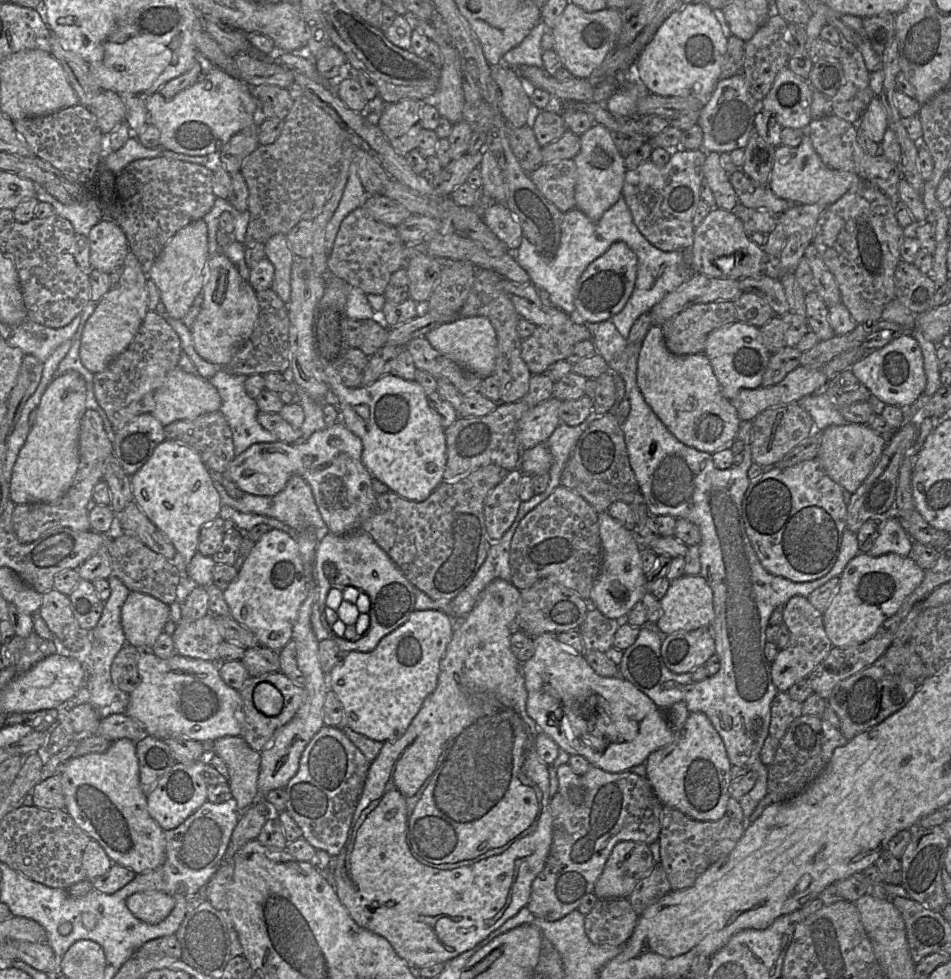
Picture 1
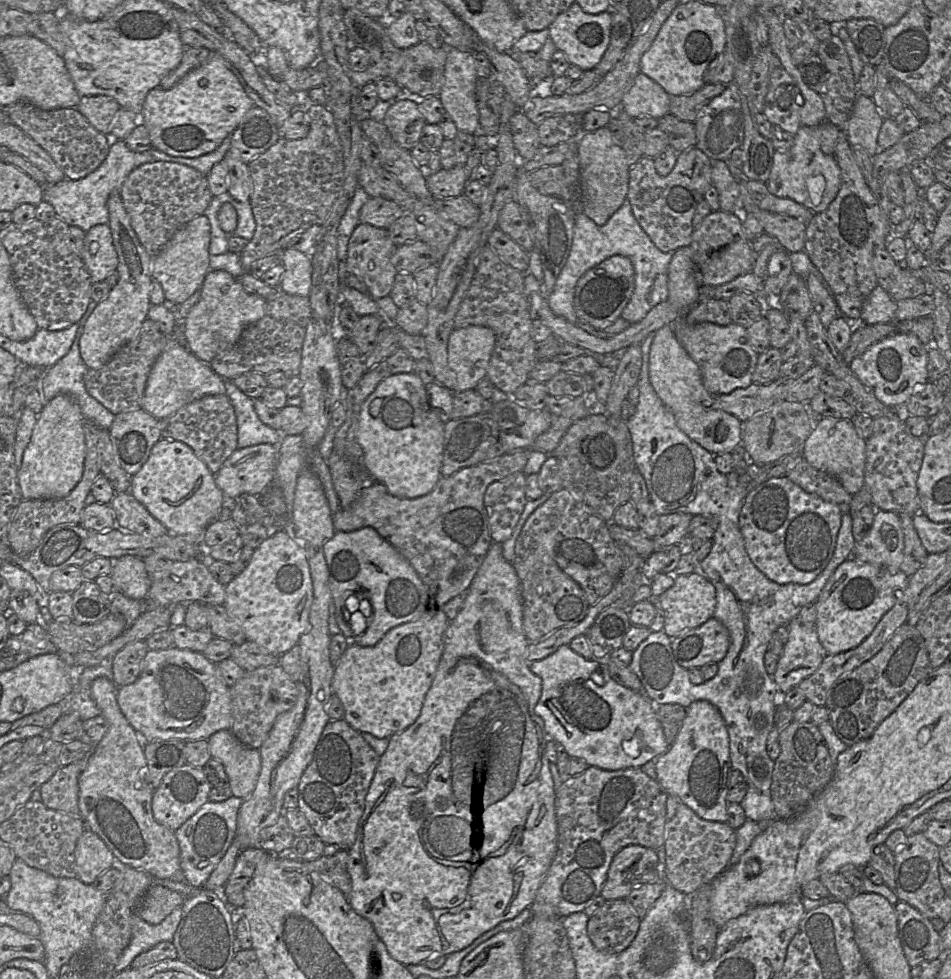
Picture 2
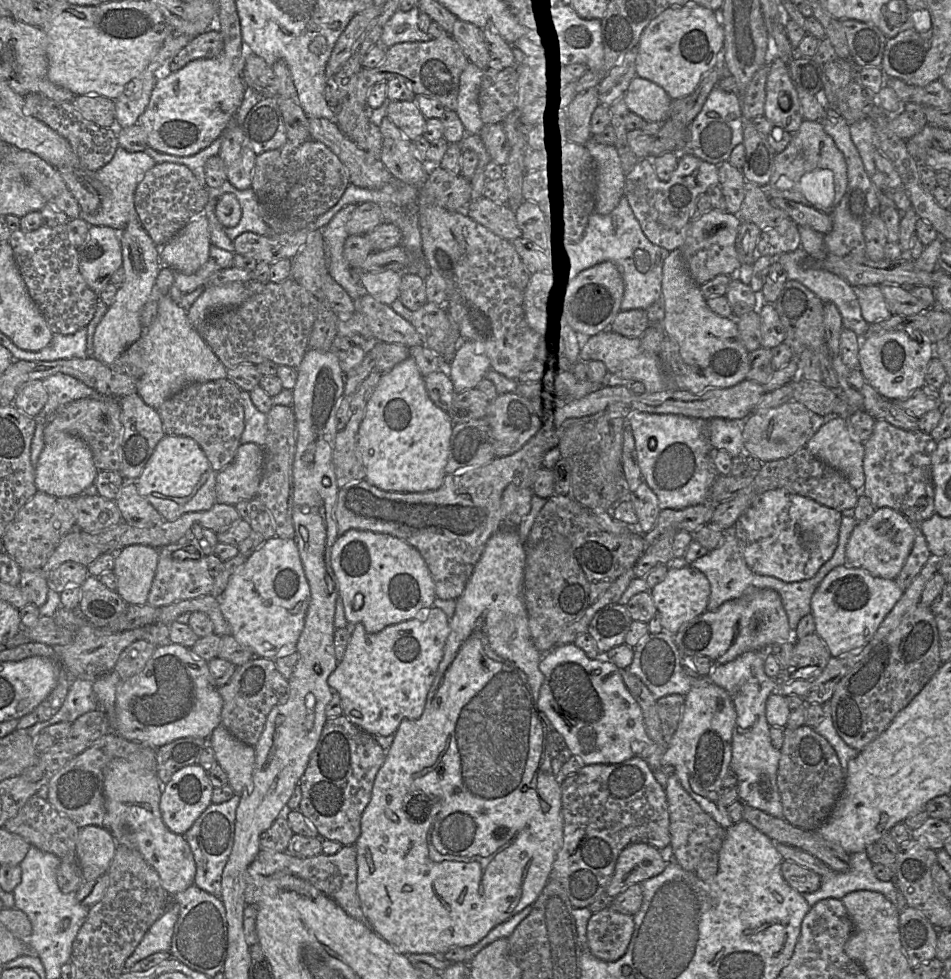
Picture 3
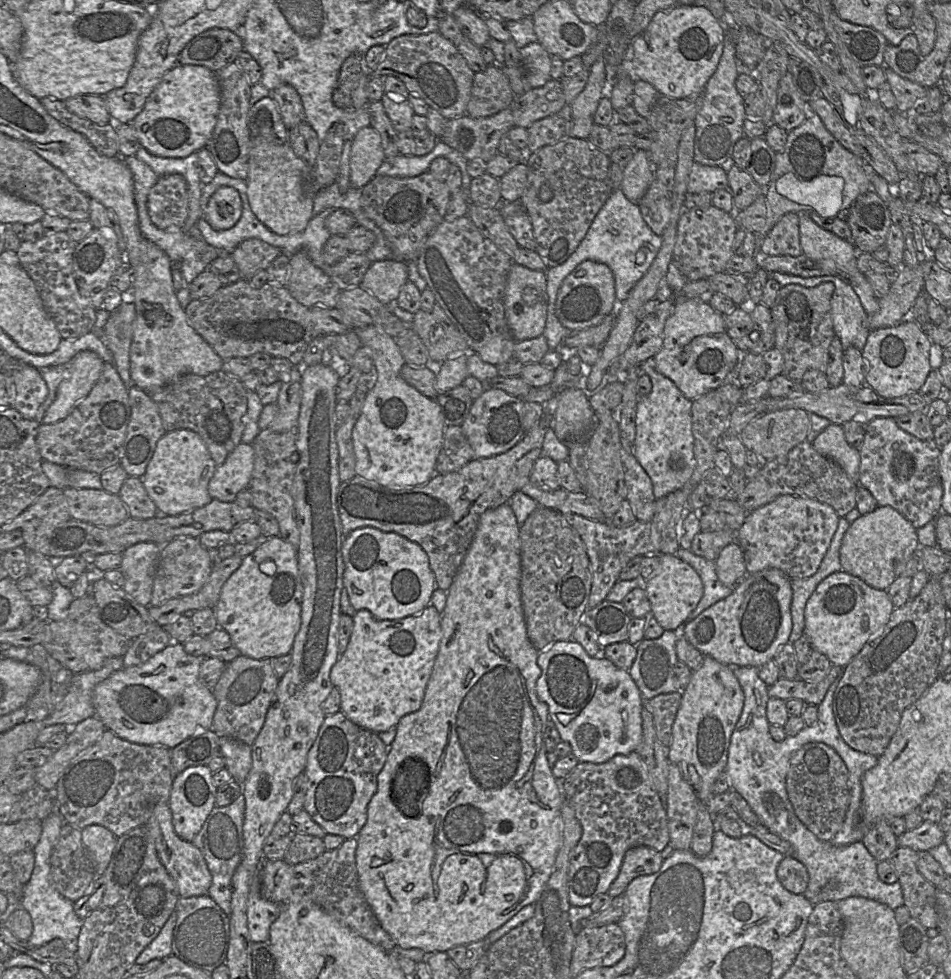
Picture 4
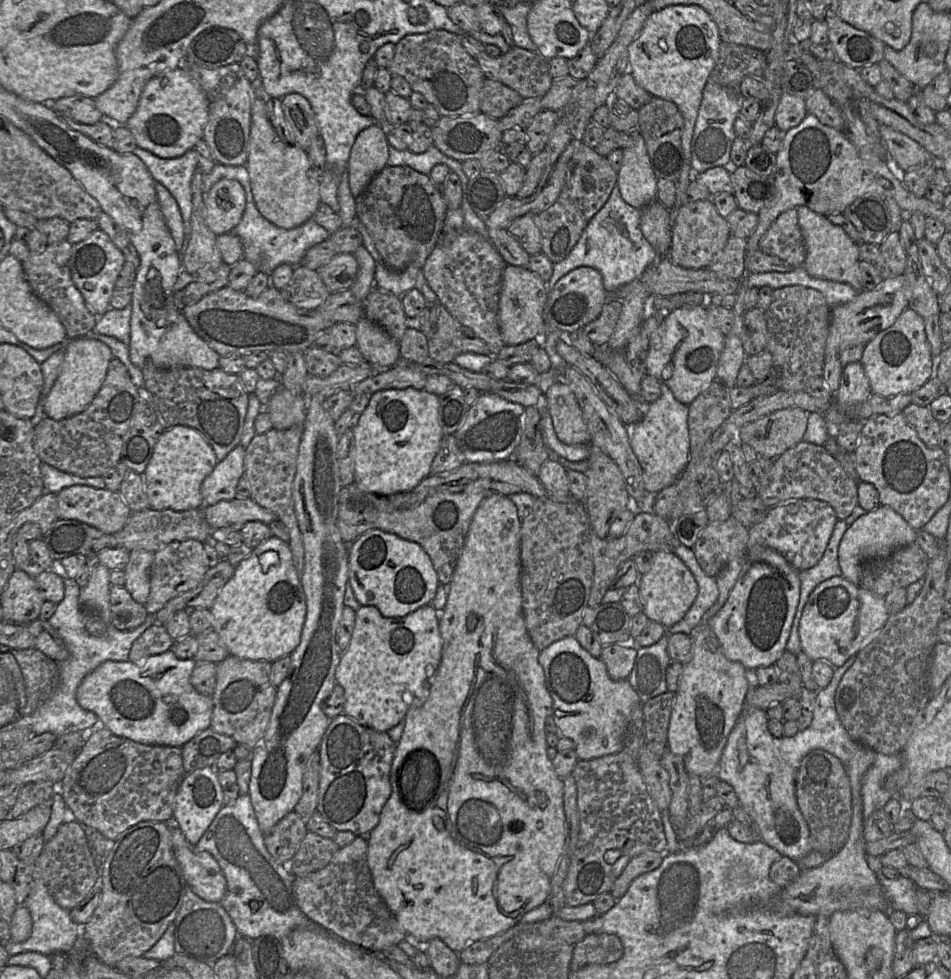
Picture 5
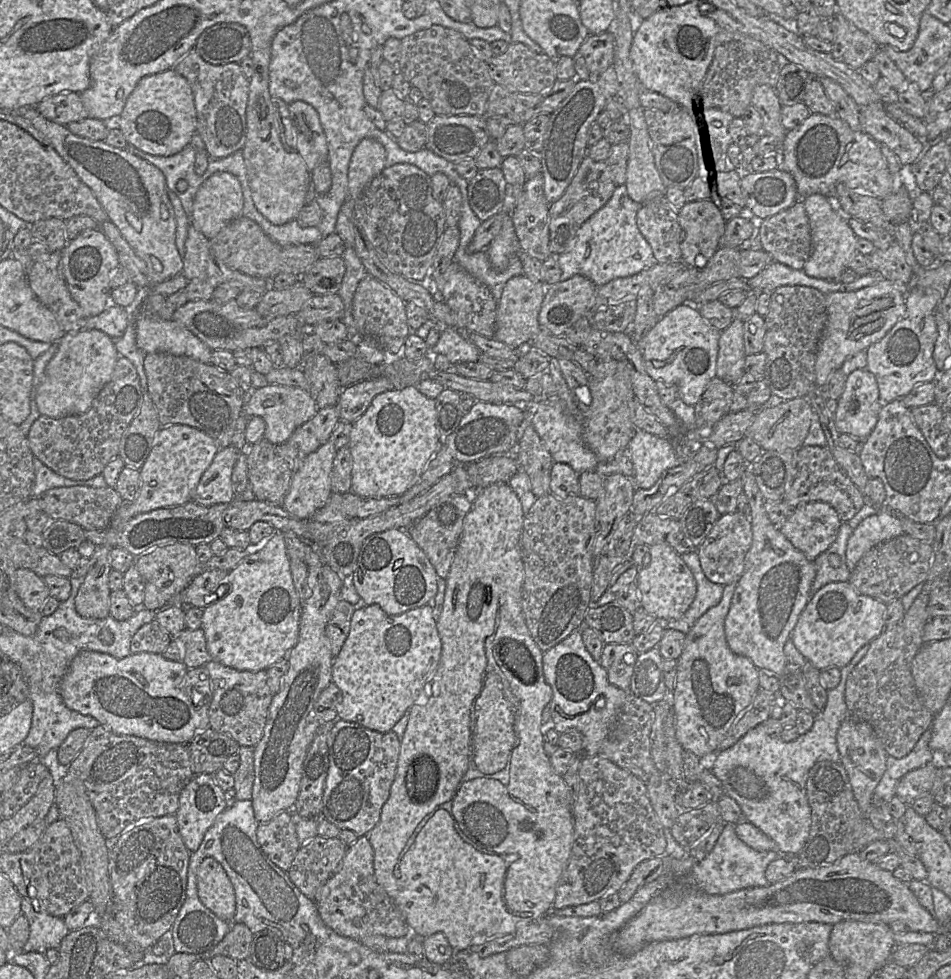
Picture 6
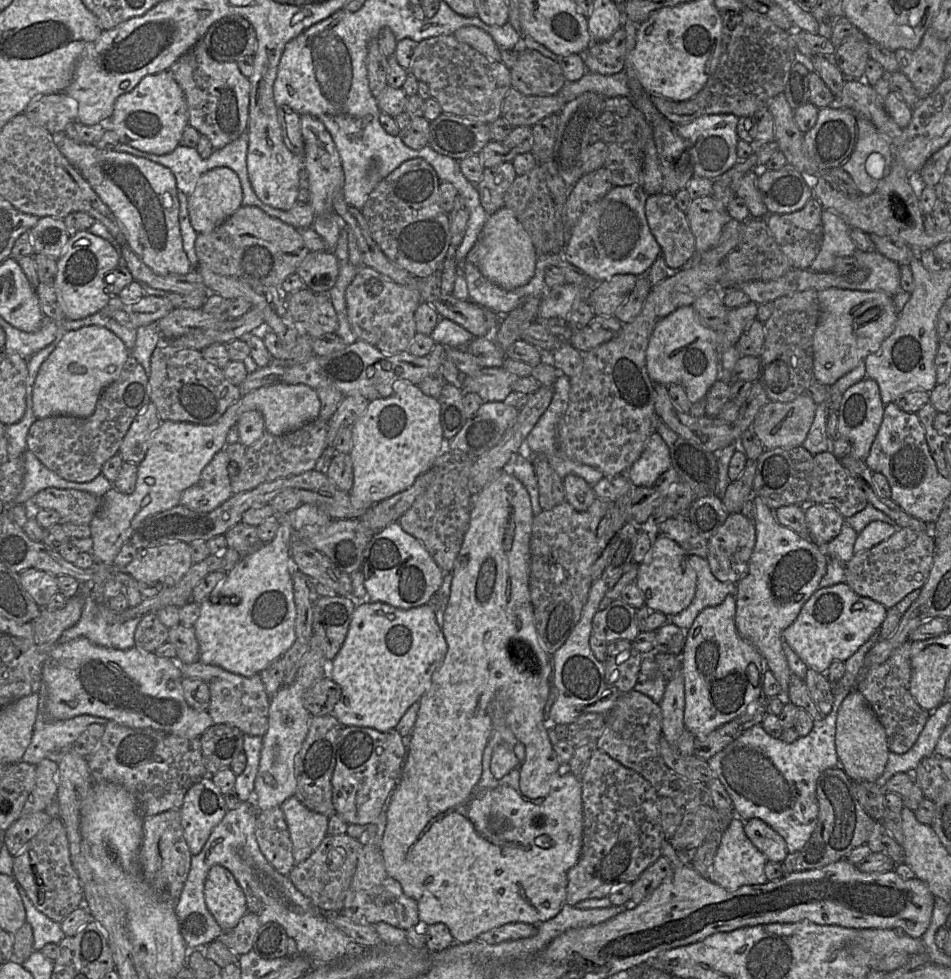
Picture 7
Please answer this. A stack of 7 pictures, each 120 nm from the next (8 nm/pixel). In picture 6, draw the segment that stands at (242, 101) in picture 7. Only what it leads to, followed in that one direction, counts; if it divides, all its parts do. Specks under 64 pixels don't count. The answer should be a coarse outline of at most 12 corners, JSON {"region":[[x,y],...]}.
{"region":[[193,48],[173,68],[188,81],[210,159],[242,150],[249,79]]}

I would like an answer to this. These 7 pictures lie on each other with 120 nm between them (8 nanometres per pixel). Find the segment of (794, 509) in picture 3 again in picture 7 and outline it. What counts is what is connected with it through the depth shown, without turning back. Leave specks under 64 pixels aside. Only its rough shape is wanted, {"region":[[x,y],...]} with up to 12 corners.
{"region":[[805,506],[809,539],[825,546],[846,519],[833,506]]}

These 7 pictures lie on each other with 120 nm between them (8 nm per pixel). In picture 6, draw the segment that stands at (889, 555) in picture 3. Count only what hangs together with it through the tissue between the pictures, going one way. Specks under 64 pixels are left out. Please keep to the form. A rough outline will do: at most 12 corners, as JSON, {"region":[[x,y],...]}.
{"region":[[887,508],[862,520],[847,542],[850,572],[870,549],[902,534]]}

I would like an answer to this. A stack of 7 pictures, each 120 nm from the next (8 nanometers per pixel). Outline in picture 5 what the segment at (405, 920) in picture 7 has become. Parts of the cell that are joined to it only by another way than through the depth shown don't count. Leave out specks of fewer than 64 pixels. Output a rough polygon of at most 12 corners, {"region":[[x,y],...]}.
{"region":[[367,836],[295,877],[313,923],[373,954],[408,938],[375,890]]}

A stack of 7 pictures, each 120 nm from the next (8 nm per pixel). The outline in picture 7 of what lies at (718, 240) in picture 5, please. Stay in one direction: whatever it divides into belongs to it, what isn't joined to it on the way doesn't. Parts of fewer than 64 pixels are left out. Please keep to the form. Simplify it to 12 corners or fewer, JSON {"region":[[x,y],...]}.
{"region":[[711,195],[691,200],[685,214],[696,253],[713,246],[731,219]]}

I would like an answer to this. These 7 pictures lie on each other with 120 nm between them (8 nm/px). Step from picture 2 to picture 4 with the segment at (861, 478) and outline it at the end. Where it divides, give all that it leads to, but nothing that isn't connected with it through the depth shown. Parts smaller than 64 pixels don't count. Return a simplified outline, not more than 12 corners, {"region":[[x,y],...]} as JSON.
{"region":[[830,423],[812,446],[859,482],[860,453]]}

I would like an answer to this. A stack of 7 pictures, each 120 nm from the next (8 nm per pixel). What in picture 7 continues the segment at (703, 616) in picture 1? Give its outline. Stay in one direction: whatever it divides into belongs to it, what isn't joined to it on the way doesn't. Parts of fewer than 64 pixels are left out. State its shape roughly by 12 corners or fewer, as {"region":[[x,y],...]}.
{"region":[[658,534],[638,566],[645,605],[674,616],[692,602],[688,554]]}

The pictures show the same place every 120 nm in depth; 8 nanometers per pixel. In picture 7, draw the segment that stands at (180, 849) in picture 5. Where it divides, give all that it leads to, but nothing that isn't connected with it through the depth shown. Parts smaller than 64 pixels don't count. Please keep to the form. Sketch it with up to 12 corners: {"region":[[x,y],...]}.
{"region":[[224,867],[204,883],[209,912],[223,932],[247,913],[245,895]]}

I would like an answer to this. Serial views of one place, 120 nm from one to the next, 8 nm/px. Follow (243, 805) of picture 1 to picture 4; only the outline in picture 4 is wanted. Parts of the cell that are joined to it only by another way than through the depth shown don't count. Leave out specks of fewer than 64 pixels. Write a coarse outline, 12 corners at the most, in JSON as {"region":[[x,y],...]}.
{"region":[[220,737],[220,754],[233,780],[252,768],[252,746]]}

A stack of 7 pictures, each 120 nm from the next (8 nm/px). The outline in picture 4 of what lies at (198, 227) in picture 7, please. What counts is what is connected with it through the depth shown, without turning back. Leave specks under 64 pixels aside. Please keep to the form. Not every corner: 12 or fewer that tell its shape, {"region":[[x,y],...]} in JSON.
{"region":[[220,187],[204,219],[220,229],[243,218],[241,195]]}

